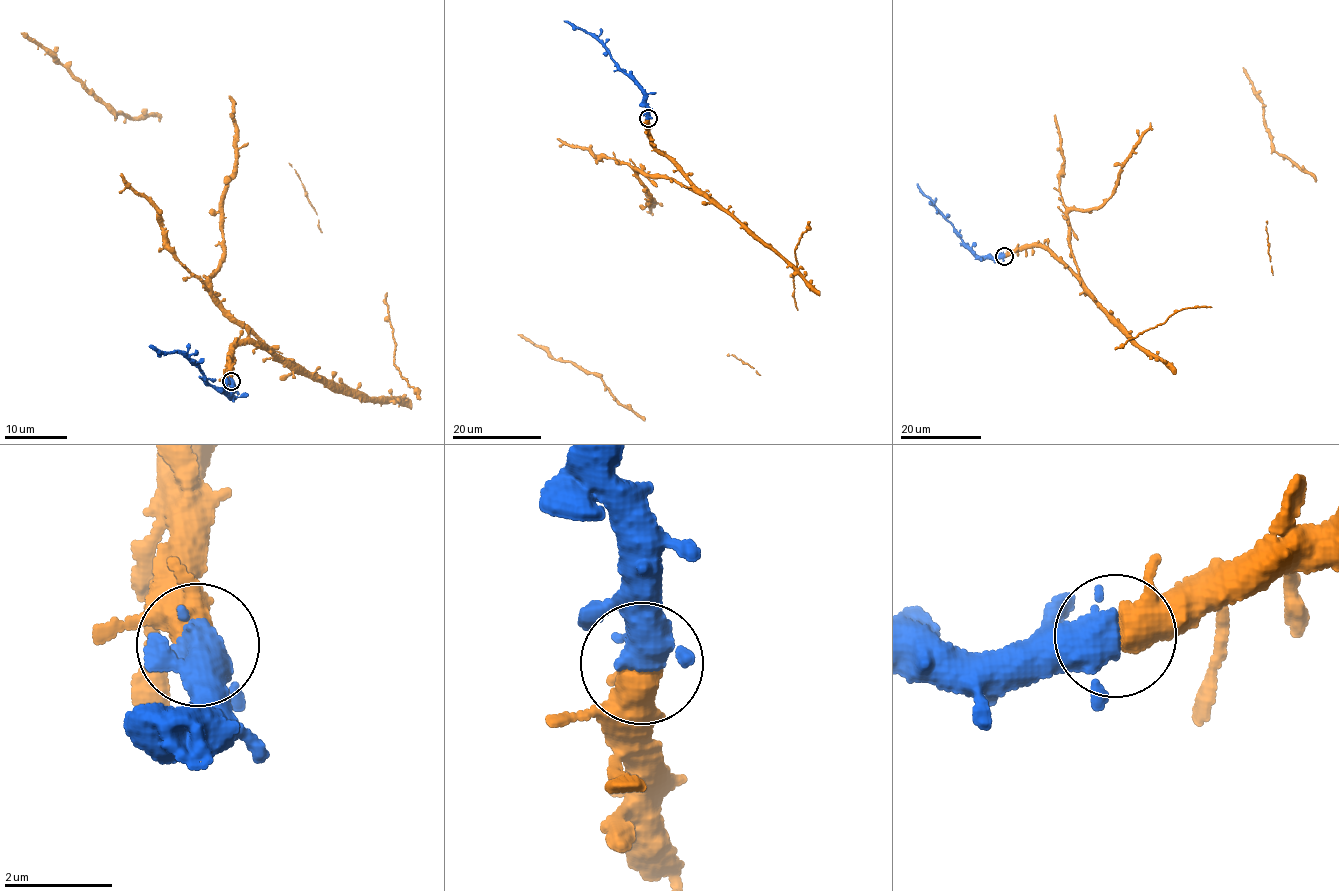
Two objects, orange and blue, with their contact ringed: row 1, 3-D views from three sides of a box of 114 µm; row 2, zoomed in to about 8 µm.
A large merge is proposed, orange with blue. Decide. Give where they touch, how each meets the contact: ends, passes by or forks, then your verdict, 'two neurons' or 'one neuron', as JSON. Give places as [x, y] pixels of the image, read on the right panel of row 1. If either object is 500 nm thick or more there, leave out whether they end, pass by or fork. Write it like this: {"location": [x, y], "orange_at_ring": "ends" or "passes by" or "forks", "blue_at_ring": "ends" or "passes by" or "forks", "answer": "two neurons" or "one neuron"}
{"location": [1004, 256], "orange_at_ring": "passes by", "blue_at_ring": "passes by", "answer": "one neuron"}

